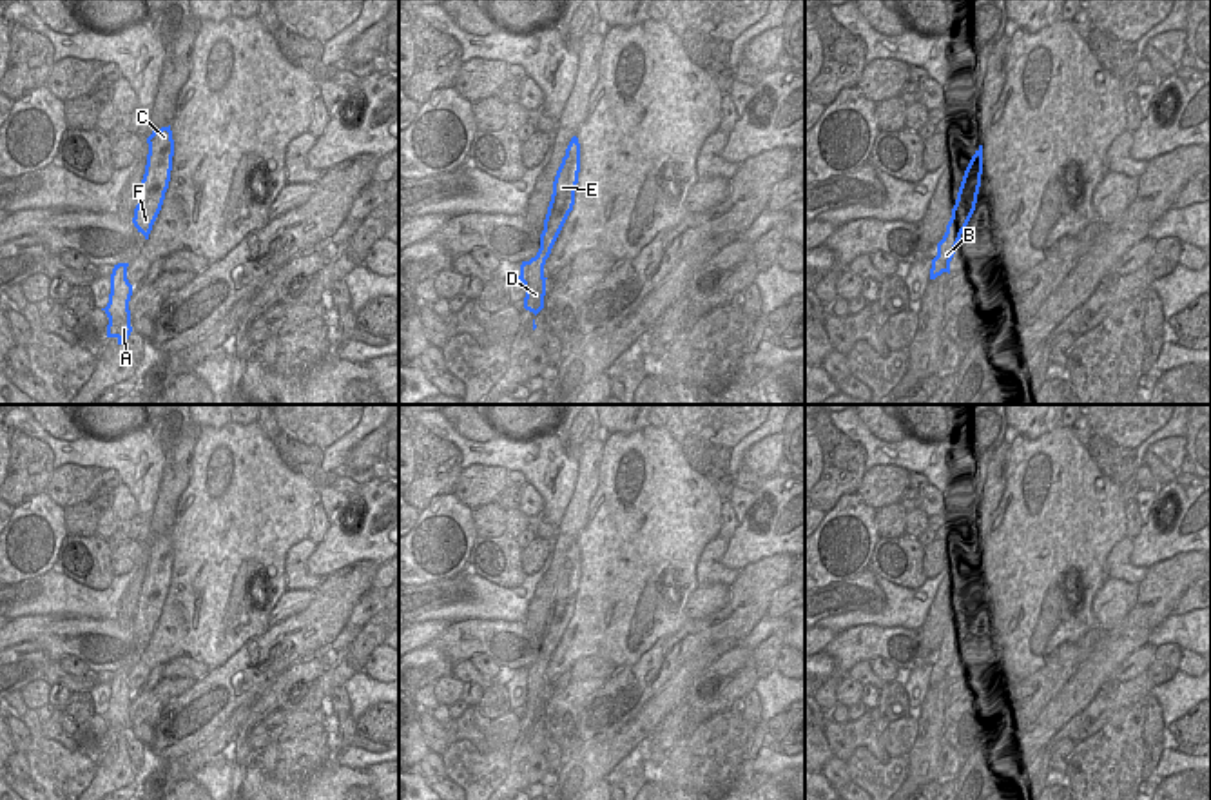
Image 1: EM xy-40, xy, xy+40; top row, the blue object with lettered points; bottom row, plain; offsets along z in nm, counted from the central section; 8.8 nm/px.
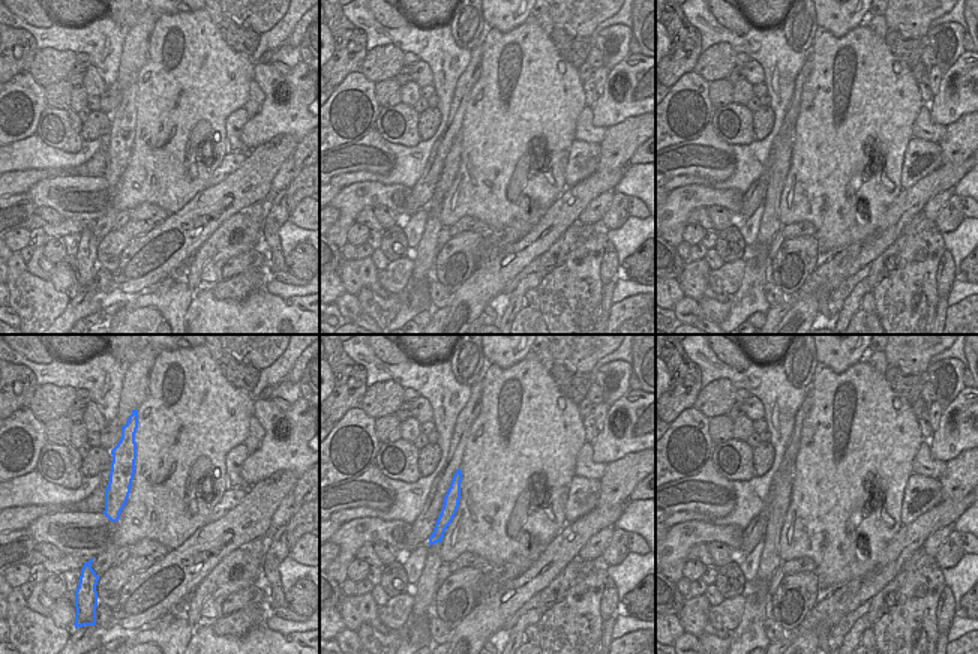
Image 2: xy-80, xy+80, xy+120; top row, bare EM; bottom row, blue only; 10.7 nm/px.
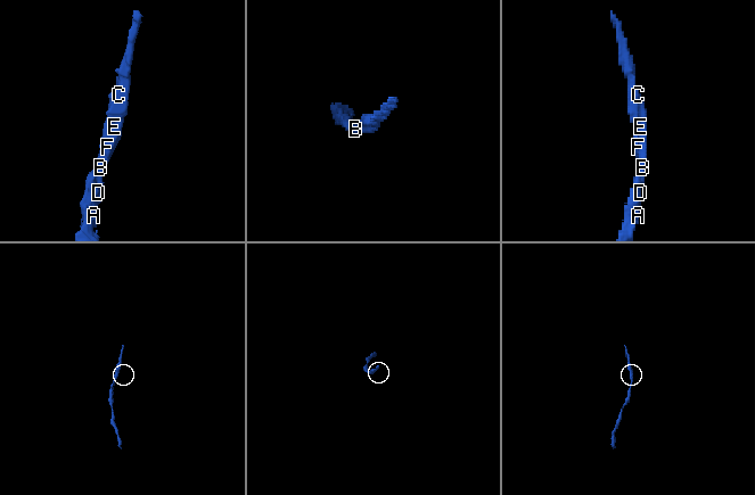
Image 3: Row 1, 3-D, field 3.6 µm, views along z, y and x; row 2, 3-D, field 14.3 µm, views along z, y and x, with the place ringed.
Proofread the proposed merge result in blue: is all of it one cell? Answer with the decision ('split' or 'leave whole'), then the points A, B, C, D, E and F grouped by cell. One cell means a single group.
leave whole; A B C D E F

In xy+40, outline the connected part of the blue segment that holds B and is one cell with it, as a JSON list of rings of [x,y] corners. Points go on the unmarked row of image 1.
[[[979,551],[979,555],[972,562],[964,577],[955,611],[952,615],[952,624],[946,631],[943,646],[937,649],[937,662],[932,666],[930,686],[935,686],[943,678],[950,680],[950,668],[955,660],[955,653],[975,617],[977,600],[981,593],[981,580],[983,580],[983,551]]]

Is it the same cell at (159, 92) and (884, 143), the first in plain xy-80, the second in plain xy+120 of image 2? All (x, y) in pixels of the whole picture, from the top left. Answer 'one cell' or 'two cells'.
one cell

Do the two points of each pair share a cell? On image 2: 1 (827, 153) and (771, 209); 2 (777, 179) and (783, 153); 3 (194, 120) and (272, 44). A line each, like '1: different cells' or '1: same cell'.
1: different cells
2: same cell
3: different cells

